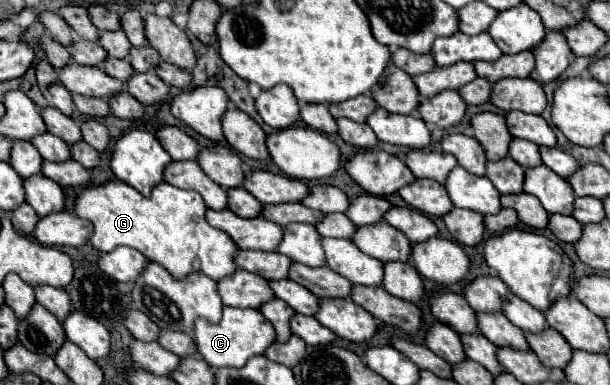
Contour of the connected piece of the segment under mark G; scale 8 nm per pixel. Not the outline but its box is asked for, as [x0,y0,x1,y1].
[74,179,234,281]

